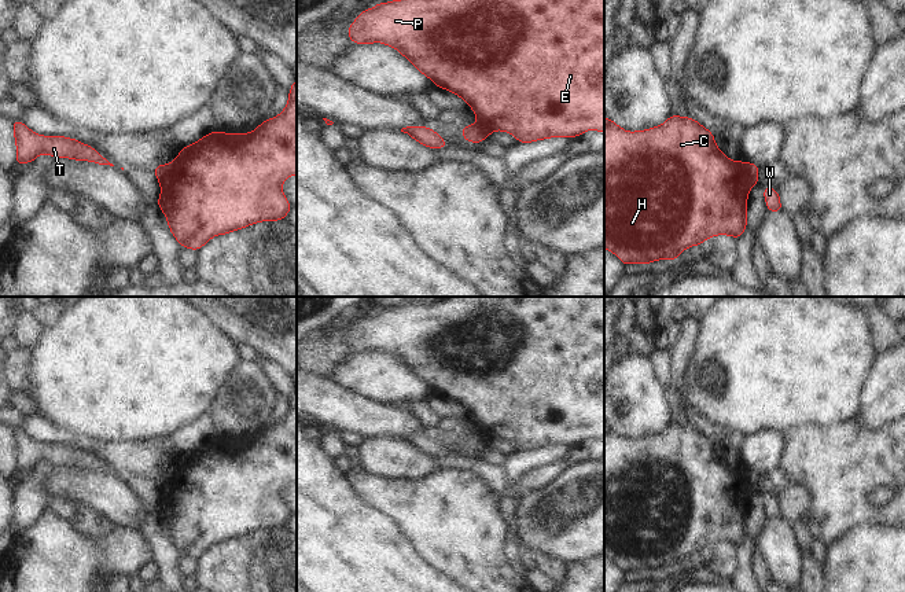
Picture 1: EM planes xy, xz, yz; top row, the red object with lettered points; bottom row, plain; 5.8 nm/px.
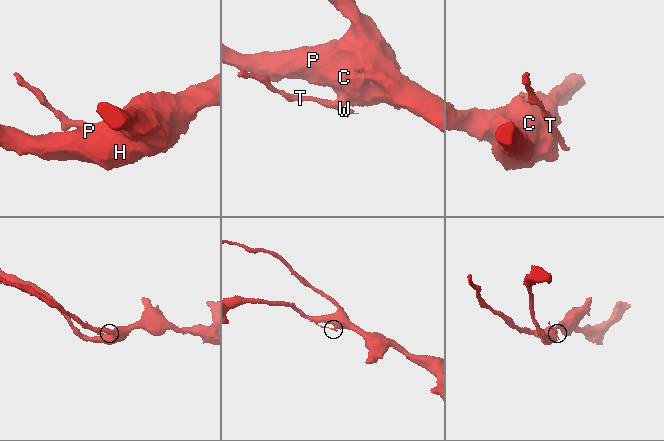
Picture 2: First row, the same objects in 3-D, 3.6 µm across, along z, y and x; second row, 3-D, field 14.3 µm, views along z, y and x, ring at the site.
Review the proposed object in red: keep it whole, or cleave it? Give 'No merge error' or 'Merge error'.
Merge error.

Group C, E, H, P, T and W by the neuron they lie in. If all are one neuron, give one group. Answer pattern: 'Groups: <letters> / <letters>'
Groups: C E H P / T W.

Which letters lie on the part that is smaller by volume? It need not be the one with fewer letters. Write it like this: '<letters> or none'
T, W

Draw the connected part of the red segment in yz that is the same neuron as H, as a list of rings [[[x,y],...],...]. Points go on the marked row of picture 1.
[[[672,114],[662,125],[626,132],[612,119],[604,117],[604,249],[614,253],[623,265],[651,264],[658,260],[676,261],[691,246],[700,246],[706,239],[715,235],[729,235],[739,239],[747,228],[747,196],[753,188],[753,177],[748,163],[731,161],[718,147],[713,133],[691,117]]]

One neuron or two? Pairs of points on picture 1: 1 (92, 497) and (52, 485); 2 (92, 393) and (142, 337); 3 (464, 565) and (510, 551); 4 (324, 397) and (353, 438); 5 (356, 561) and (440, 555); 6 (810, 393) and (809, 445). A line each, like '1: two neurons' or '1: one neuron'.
1: one neuron
2: one neuron
3: two neurons
4: two neurons
5: two neurons
6: two neurons

